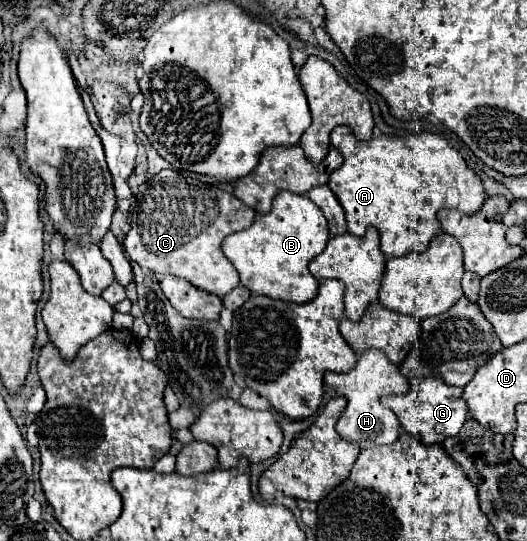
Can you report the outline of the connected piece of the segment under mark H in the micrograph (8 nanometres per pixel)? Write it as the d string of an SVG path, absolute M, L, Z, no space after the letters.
M369 348L359 356L353 370L349 370L345 374L325 372L325 382L339 396L347 398L347 408L343 410L343 414L341 414L341 418L337 422L337 432L343 438L357 442L361 448L389 444L389 442L397 440L397 436L399 436L399 420L389 408L381 406L379 398L383 394L405 394L409 390L409 380L399 372L399 366L393 364L385 356L385 352L381 352L377 348Z

